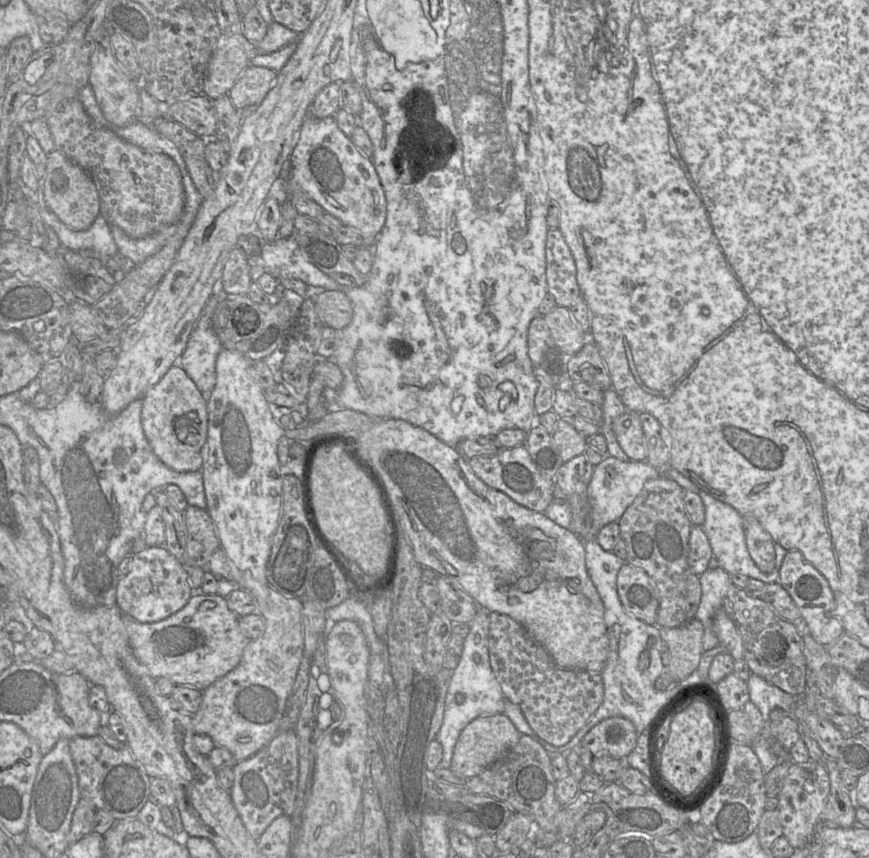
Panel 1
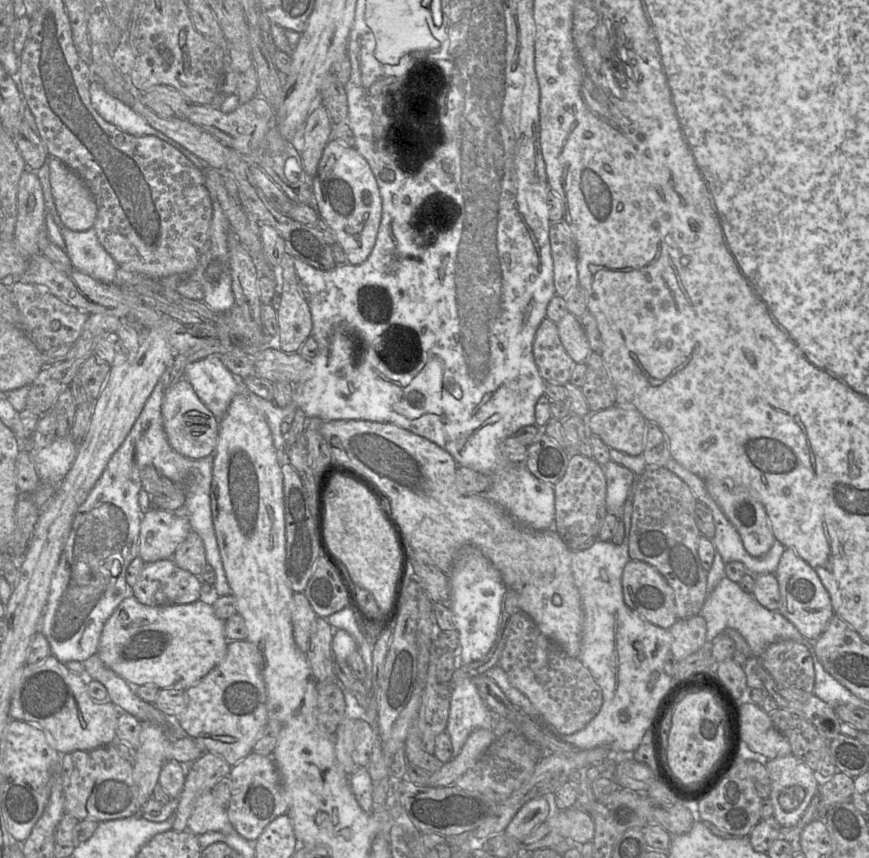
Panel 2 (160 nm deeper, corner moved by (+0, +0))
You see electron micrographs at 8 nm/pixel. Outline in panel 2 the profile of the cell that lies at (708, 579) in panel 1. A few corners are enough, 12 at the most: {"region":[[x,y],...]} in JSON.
{"region":[[726,576],[700,615],[706,641],[737,630],[759,657],[775,642],[811,642],[778,610]]}

